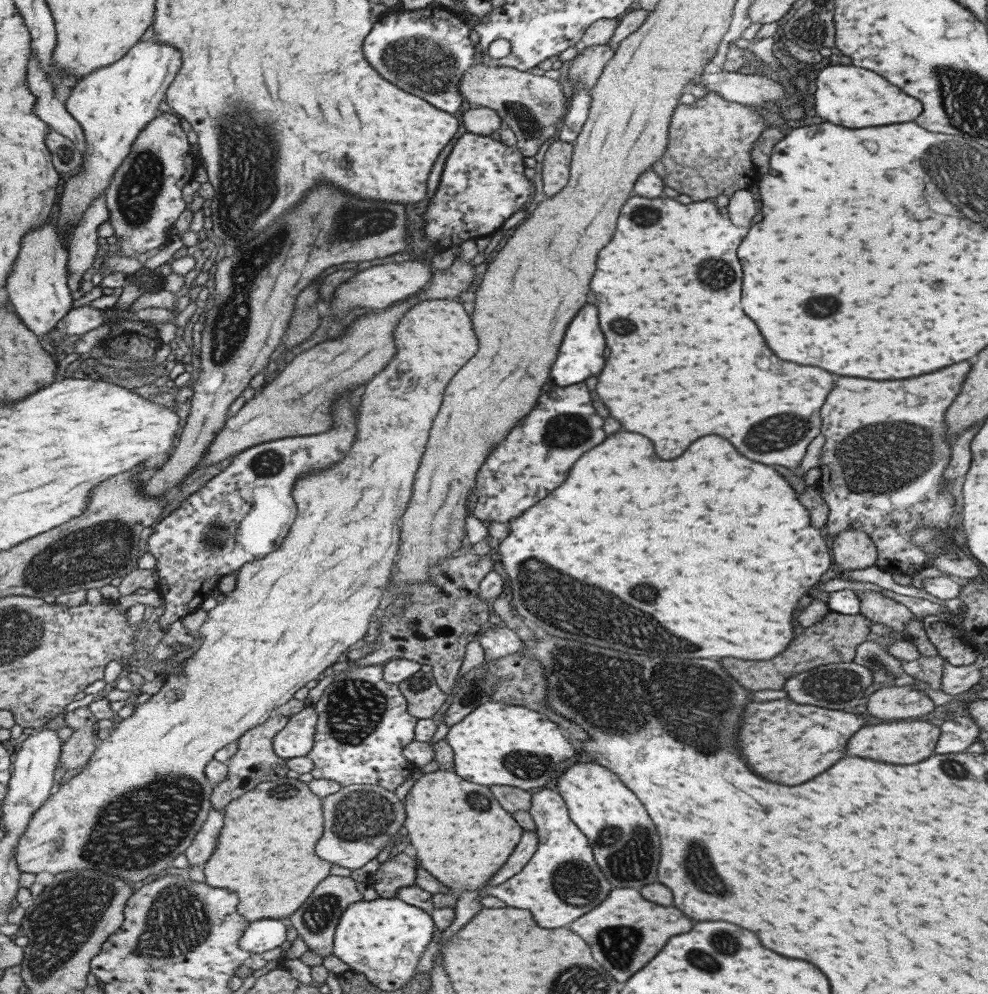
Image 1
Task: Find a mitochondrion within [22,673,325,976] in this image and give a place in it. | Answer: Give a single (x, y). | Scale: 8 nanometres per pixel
(157, 830)

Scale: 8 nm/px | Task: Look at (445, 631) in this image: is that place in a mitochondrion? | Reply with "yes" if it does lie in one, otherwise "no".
no

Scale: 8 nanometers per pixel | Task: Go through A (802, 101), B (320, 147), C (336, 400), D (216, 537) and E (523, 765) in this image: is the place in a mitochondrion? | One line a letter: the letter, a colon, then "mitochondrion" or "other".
A: other
B: other
C: other
D: mitochondrion
E: mitochondrion

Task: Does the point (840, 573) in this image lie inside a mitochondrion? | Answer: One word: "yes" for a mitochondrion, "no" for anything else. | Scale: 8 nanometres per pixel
no

